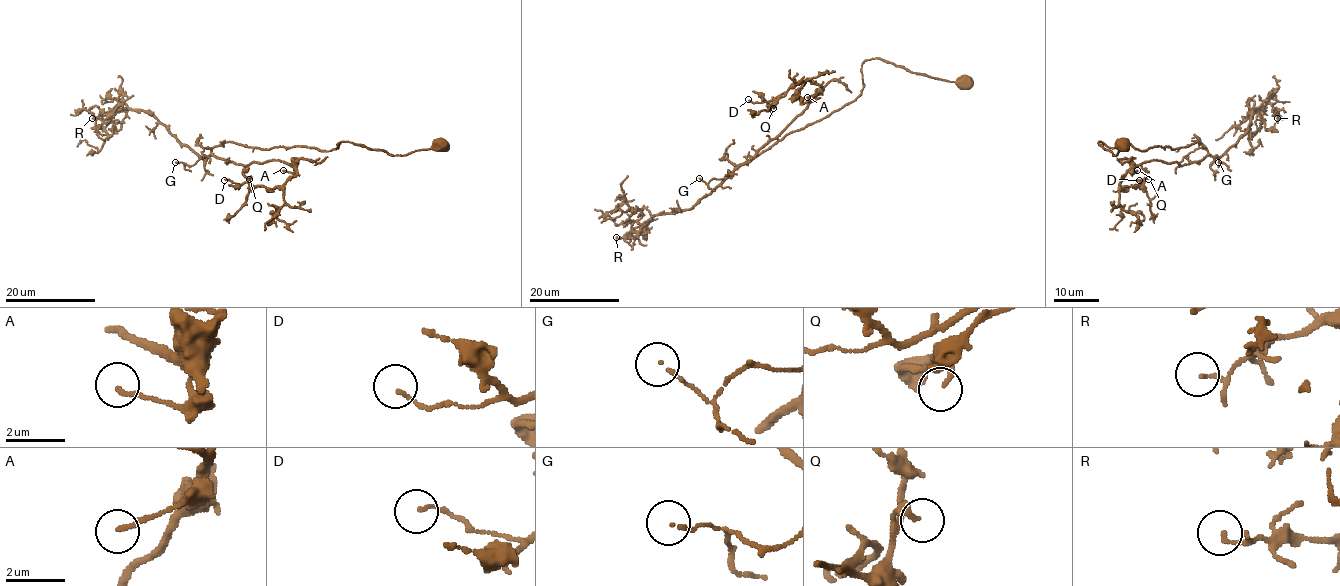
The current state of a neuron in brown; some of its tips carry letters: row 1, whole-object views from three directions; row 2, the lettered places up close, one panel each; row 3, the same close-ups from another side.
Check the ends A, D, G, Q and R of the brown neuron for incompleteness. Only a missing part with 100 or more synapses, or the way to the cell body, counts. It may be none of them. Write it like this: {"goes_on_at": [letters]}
{"goes_on_at": []}

